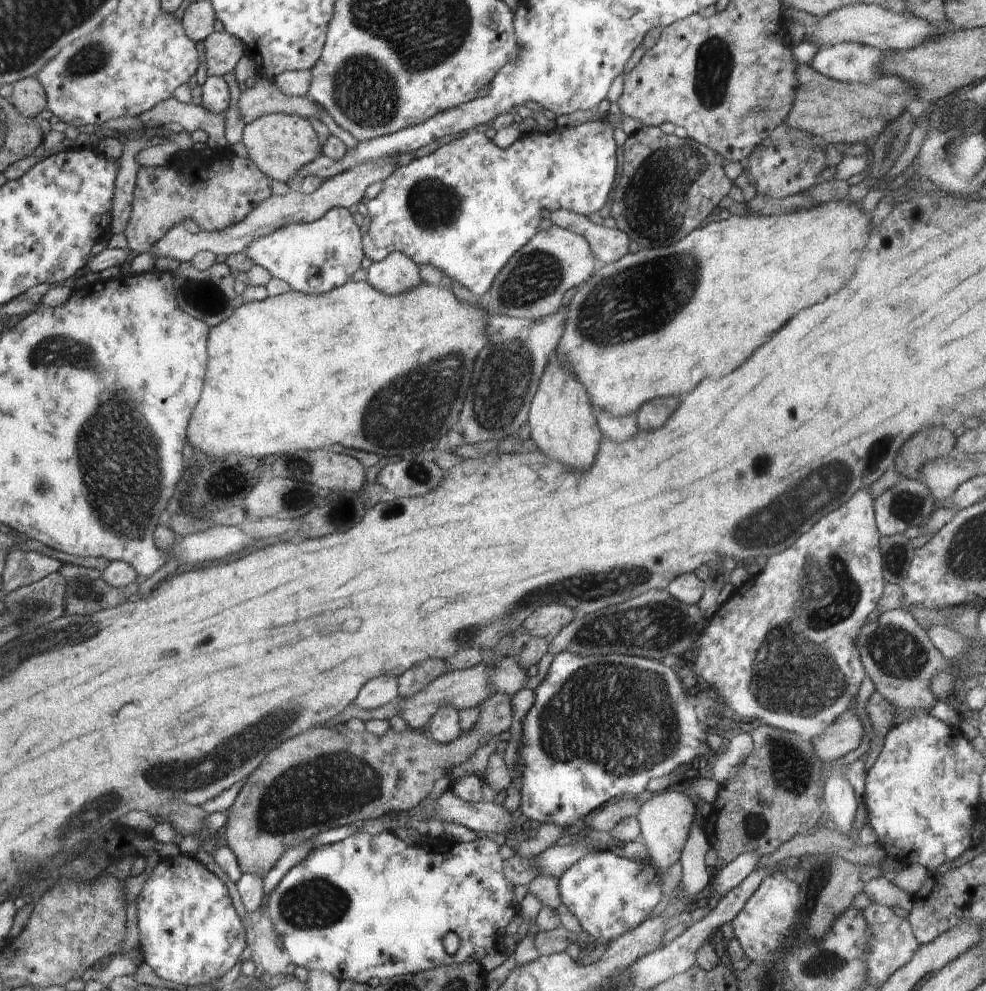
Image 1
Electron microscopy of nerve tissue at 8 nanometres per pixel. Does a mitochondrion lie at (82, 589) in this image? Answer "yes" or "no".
yes

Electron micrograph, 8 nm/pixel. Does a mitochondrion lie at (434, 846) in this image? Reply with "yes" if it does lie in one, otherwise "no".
no

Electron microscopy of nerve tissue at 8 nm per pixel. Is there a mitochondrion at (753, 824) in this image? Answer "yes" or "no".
yes

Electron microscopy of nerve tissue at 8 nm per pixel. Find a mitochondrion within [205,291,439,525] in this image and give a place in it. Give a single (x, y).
(299, 496)

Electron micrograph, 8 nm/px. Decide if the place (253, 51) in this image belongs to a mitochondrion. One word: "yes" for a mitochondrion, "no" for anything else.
no

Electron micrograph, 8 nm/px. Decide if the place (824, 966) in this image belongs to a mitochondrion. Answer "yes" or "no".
yes

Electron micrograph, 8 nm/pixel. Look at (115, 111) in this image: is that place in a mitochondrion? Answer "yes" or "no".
no

